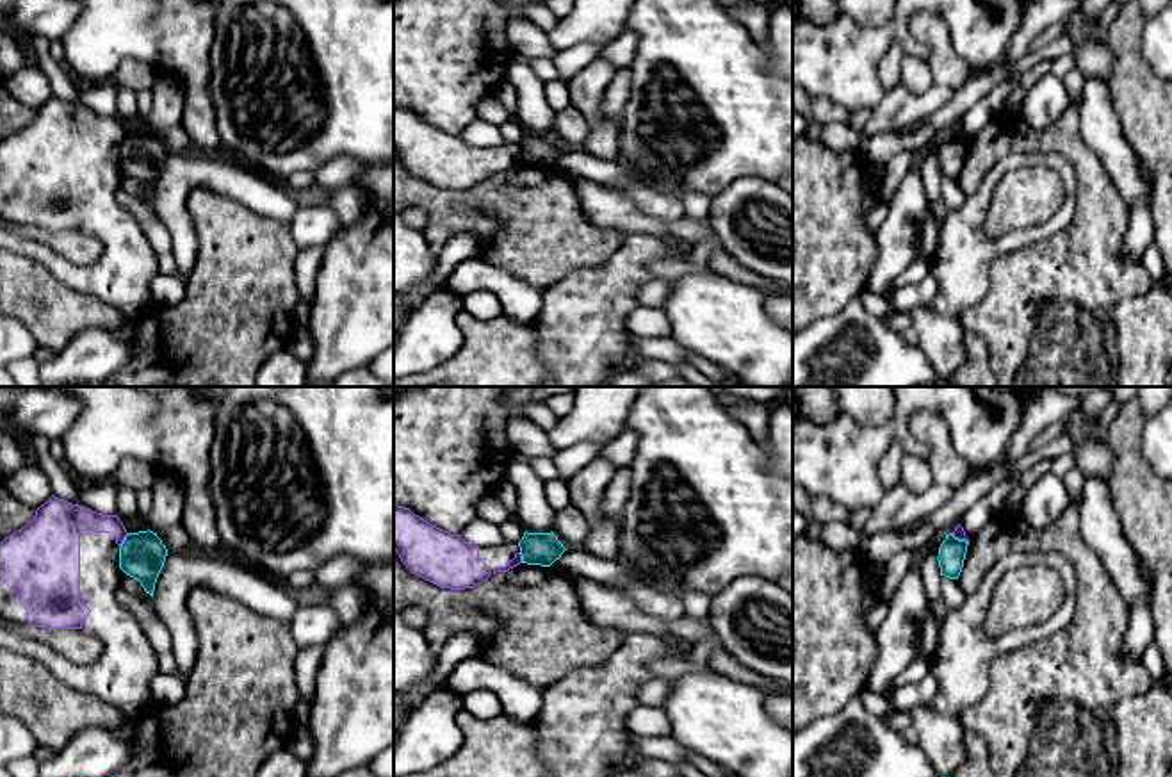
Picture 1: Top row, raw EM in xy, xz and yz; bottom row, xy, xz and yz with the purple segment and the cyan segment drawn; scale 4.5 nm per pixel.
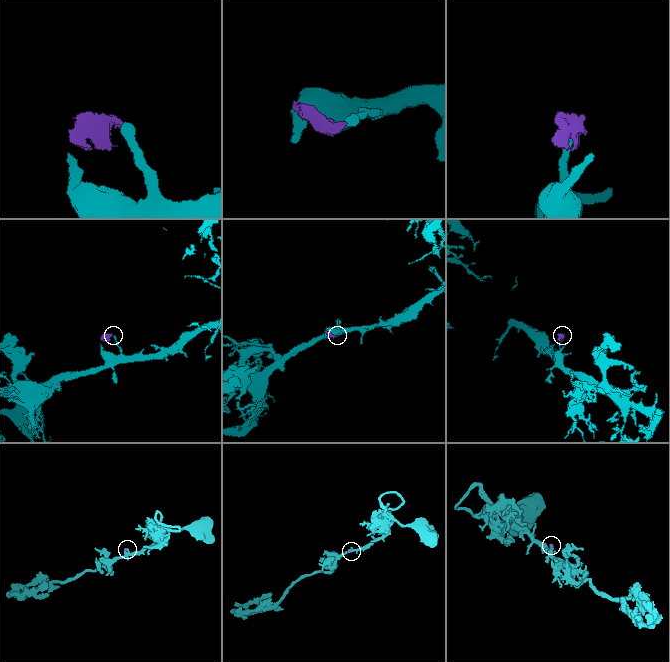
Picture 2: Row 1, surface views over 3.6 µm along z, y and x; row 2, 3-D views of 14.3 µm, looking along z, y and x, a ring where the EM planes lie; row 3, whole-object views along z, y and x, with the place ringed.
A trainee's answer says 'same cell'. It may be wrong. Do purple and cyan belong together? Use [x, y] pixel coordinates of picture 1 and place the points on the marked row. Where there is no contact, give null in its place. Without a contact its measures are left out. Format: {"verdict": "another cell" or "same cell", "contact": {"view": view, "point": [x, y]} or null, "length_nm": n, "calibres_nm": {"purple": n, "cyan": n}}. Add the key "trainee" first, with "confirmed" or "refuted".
{"trainee": "refuted", "verdict": "another cell", "contact": {"view": "xy", "point": [123, 539]}, "length_nm": 80, "calibres_nm": {"purple": 140, "cyan": 200}}

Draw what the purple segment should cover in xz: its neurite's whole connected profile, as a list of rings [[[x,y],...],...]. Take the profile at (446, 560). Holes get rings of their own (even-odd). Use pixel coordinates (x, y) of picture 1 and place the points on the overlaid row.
[[[394,504],[394,551],[411,574],[451,590],[474,588],[492,574],[508,572],[522,563],[515,542],[476,547],[397,504]]]

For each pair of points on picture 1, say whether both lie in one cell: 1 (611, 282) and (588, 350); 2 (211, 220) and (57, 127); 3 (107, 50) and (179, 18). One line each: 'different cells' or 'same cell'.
1: same cell
2: different cells
3: same cell

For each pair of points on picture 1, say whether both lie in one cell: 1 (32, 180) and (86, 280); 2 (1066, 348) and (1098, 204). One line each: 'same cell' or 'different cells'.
1: same cell
2: same cell

